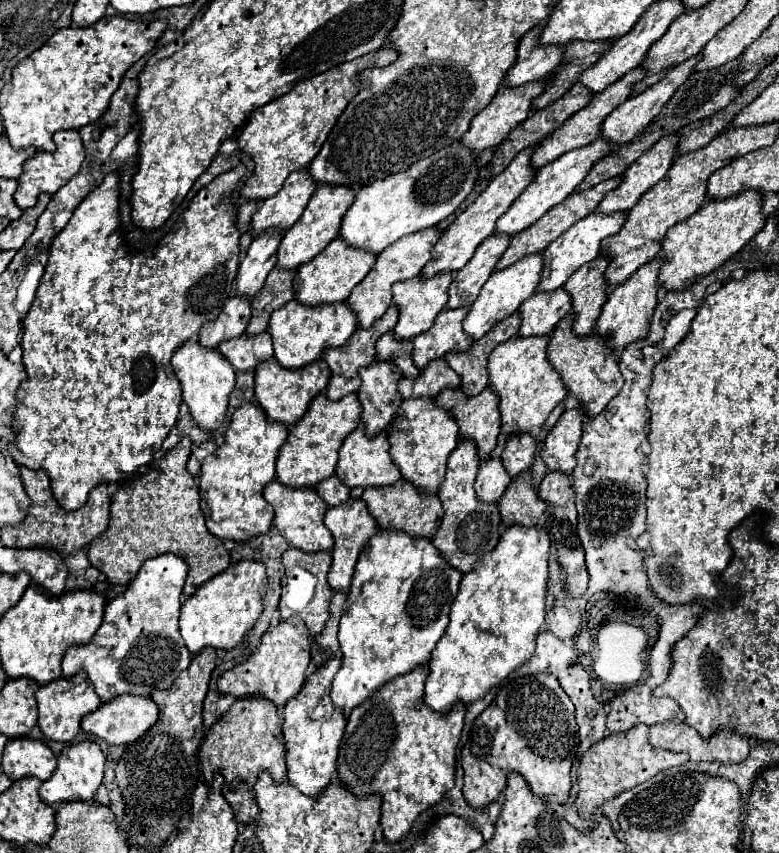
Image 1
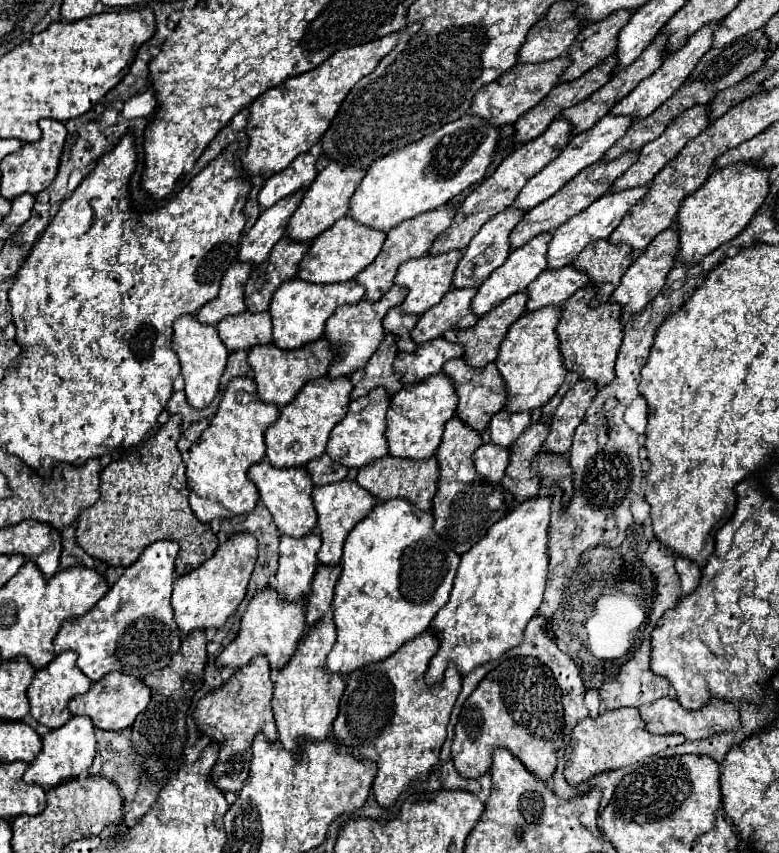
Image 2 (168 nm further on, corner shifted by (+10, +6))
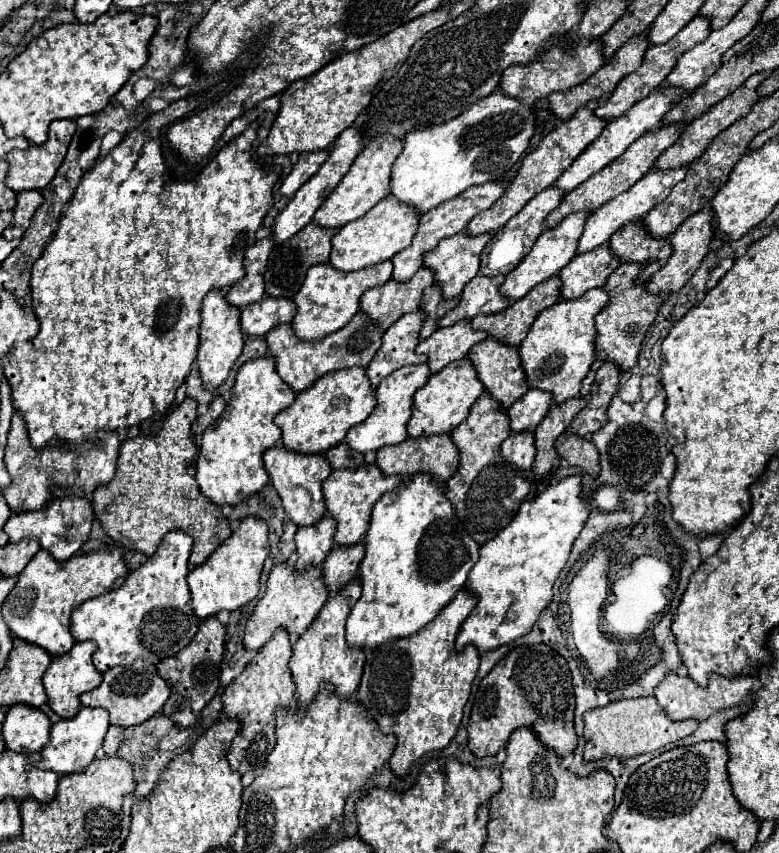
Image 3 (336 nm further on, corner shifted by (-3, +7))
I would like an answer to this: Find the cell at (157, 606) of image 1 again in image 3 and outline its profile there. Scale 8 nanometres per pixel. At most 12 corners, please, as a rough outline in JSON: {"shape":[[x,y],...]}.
{"shape":[[168,533],[120,589],[72,613],[100,673],[158,665],[200,627],[190,535]]}

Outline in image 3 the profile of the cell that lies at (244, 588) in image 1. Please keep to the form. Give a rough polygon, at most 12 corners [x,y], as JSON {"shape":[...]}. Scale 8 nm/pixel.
{"shape":[[246,517],[188,573],[198,619],[258,595],[266,523]]}

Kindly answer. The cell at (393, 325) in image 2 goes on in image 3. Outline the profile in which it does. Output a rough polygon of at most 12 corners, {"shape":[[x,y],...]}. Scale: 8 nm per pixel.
{"shape":[[428,287],[422,293],[420,309],[426,313],[420,341],[438,329],[438,319],[454,309],[456,299],[444,301],[440,289]]}

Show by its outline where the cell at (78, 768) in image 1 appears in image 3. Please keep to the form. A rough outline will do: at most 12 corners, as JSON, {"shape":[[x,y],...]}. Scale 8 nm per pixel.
{"shape":[[102,707],[52,725],[40,767],[82,773],[110,727]]}

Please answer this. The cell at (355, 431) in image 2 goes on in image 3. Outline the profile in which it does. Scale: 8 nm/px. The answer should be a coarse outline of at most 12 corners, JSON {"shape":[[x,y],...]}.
{"shape":[[426,365],[382,379],[374,411],[348,431],[346,445],[366,455],[402,443],[412,395]]}

